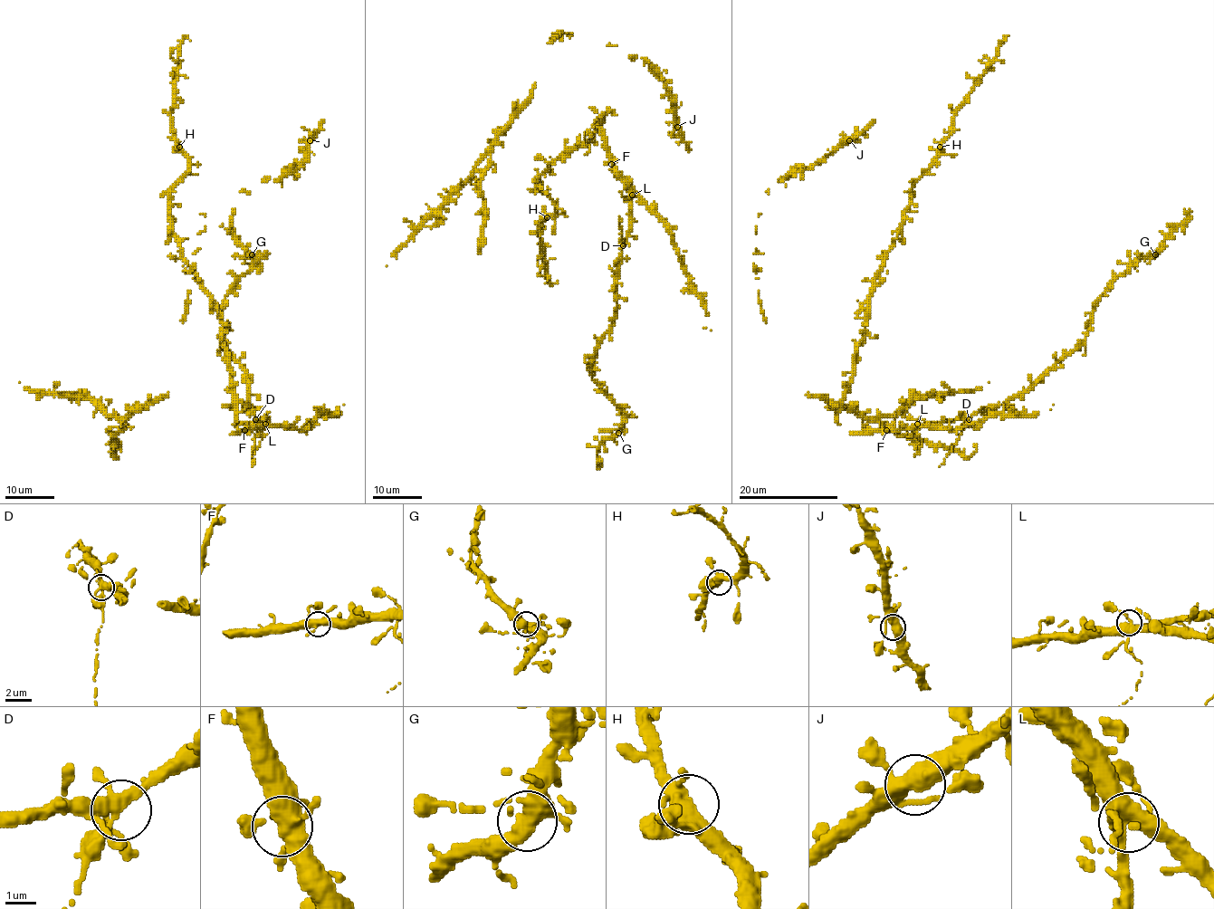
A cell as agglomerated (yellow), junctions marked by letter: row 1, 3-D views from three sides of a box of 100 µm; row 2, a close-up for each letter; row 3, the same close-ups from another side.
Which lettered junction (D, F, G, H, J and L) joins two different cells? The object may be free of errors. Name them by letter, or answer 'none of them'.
none of them

